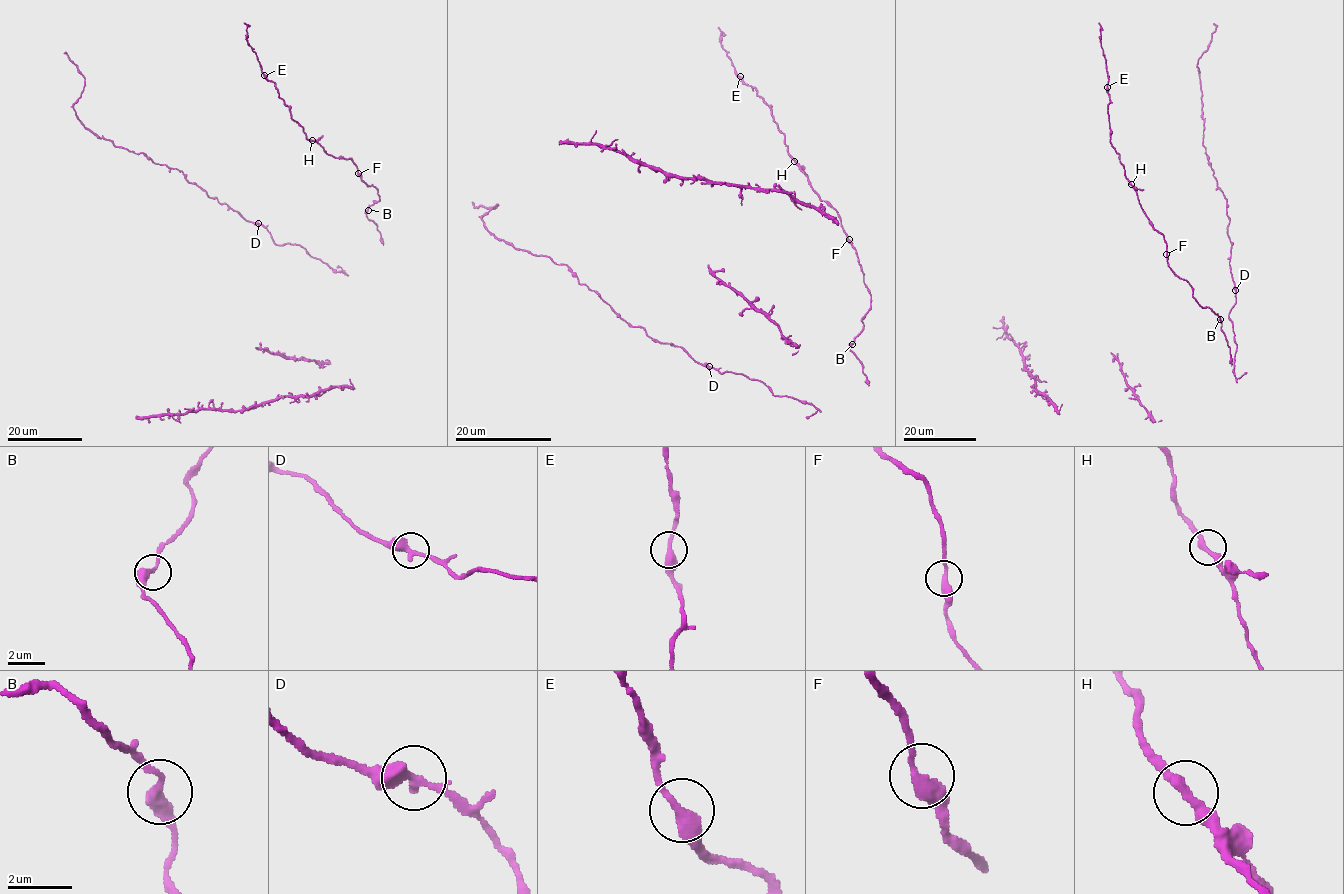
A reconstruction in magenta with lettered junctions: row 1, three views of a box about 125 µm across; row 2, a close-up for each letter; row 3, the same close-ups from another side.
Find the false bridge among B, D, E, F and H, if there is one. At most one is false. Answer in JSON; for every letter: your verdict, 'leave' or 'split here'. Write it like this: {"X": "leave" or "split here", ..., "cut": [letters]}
{"B": "leave", "D": "leave", "E": "leave", "F": "leave", "H": "leave", "cut": []}

